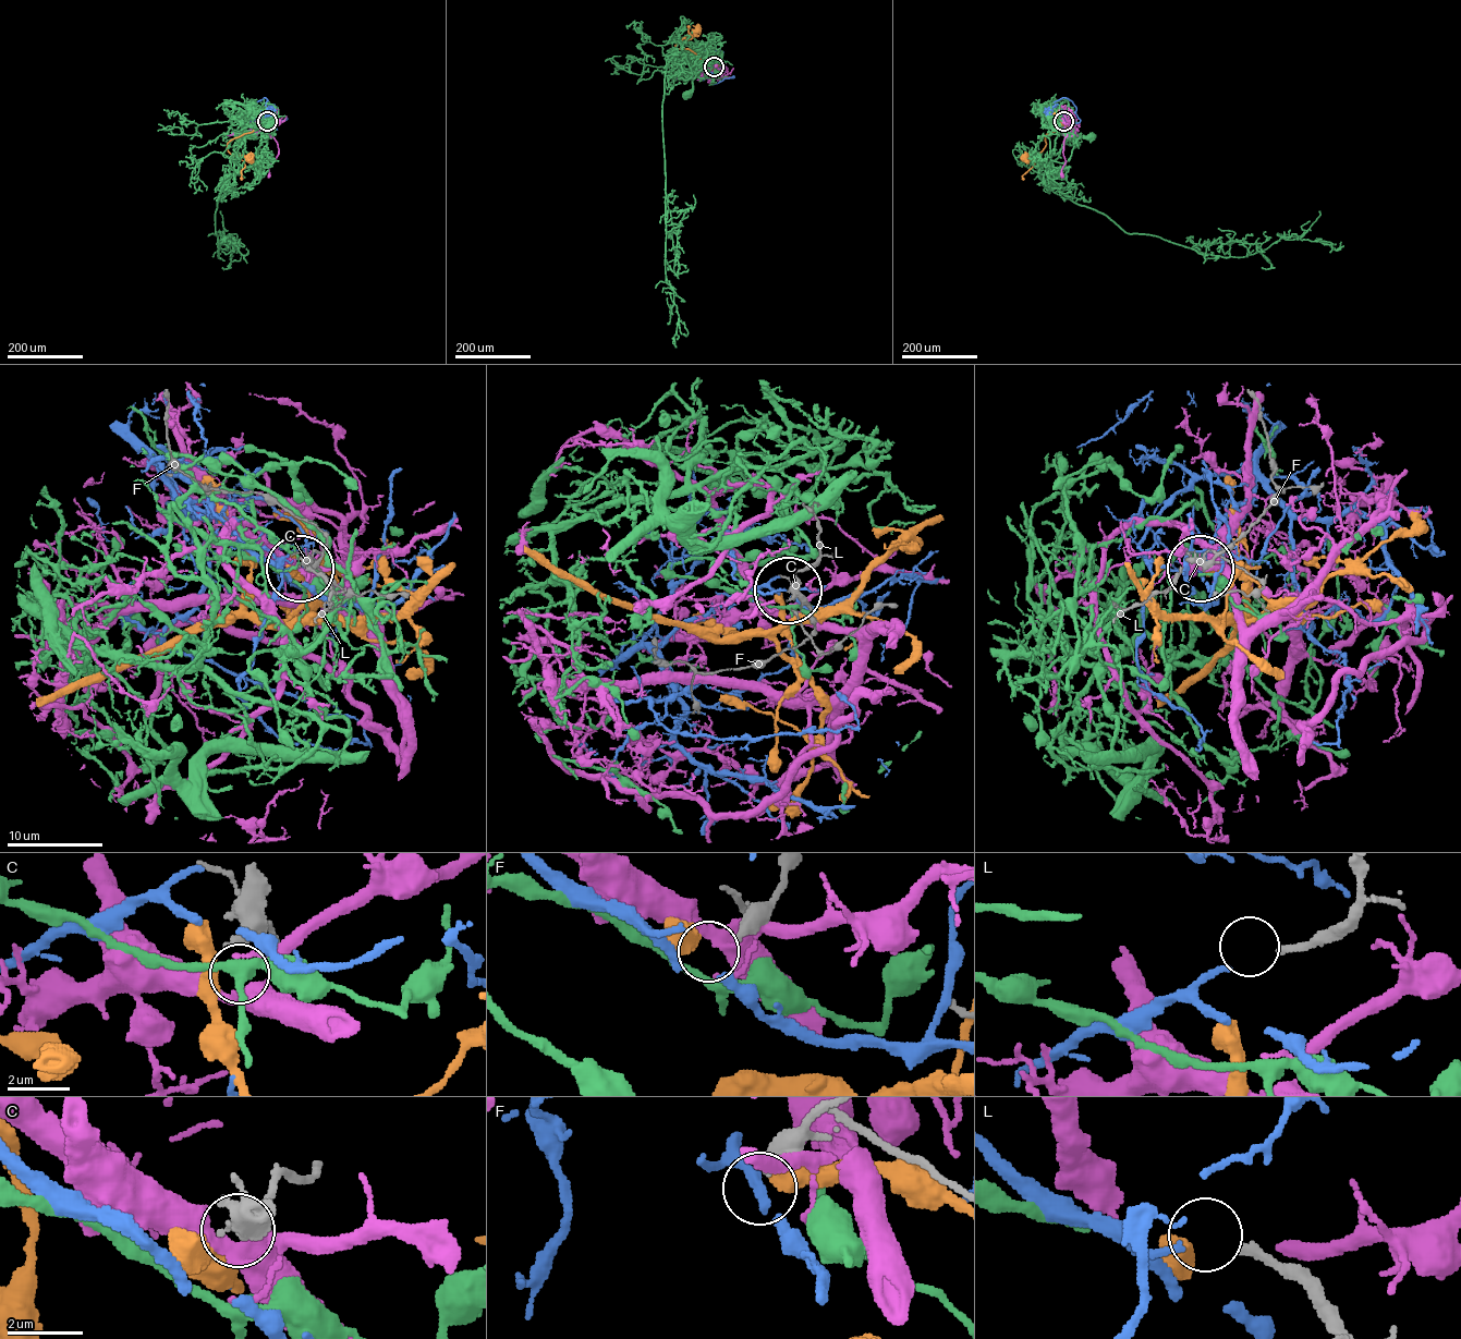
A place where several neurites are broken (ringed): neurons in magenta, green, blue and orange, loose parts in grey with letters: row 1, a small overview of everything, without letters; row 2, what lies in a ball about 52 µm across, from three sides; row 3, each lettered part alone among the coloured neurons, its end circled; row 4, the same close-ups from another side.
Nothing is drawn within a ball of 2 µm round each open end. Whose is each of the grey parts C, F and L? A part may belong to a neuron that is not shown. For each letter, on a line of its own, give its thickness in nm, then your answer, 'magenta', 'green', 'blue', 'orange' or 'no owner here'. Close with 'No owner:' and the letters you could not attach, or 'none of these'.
C: 460 nm | magenta
F: 400 nm | no owner here
L: 240 nm | blue
No owner: F

